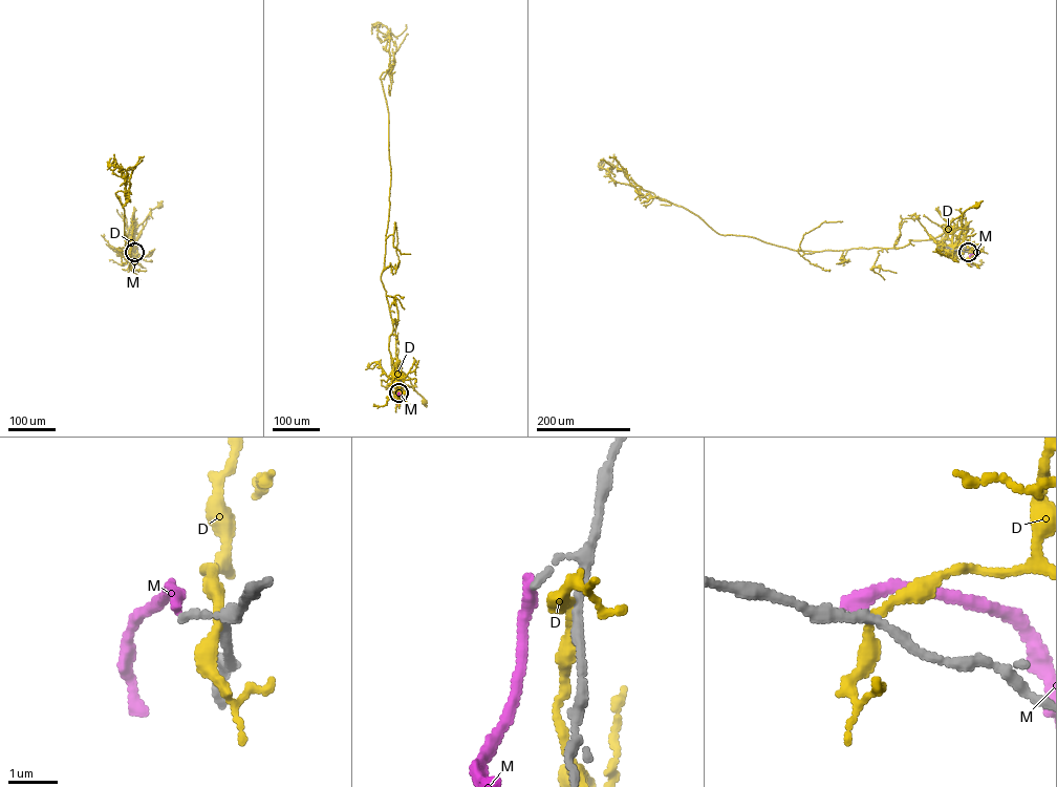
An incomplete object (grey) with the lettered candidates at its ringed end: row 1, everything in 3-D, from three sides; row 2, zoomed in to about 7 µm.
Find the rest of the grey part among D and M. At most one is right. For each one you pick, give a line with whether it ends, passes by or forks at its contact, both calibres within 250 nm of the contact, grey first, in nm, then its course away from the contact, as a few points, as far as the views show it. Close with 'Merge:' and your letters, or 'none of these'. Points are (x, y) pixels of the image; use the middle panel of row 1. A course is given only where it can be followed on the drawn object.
Merge: none of these

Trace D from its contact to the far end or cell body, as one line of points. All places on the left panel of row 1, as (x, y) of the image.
D: (134, 252), (136, 228), (150, 211), (159, 206)

